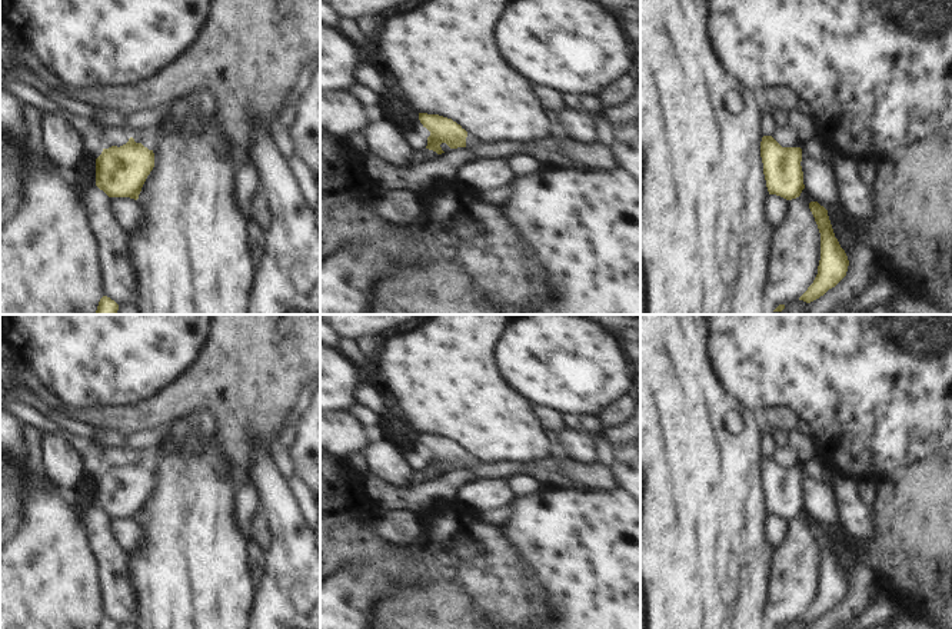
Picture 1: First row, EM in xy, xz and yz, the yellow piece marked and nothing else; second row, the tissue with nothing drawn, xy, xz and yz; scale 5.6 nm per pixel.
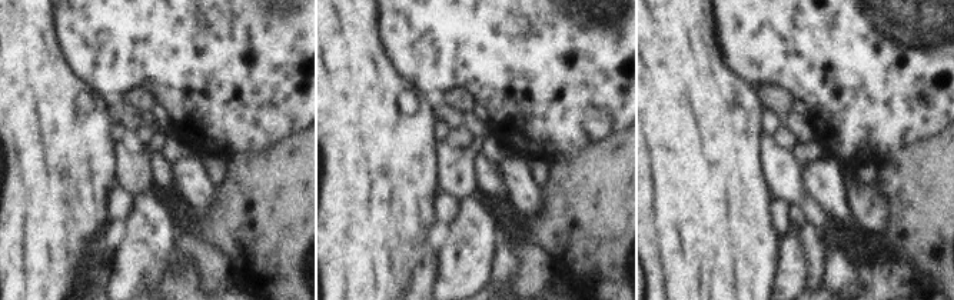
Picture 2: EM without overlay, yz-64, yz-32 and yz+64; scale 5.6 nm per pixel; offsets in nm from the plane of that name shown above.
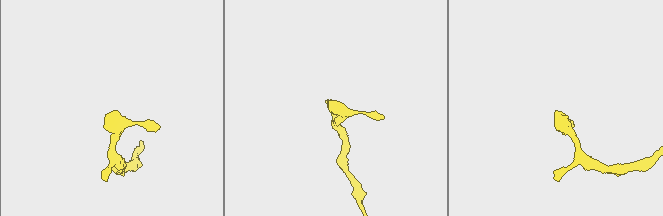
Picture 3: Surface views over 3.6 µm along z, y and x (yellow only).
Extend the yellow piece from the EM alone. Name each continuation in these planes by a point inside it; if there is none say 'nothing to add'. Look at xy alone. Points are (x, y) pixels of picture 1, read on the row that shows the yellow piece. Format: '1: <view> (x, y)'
nothing to add

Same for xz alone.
1: xz (416, 156)

